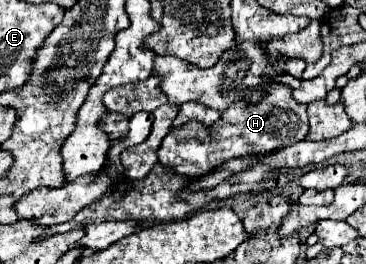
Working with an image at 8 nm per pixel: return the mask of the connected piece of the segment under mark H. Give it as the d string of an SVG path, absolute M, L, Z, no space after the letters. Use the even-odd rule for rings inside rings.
M279 83L261 85L263 97L257 103L237 101L221 113L221 119L209 129L199 121L187 121L183 127L173 127L163 139L157 155L159 163L171 167L185 177L207 175L217 165L231 157L243 157L247 153L271 153L275 149L303 141L309 131L307 109L291 97L291 87Z

